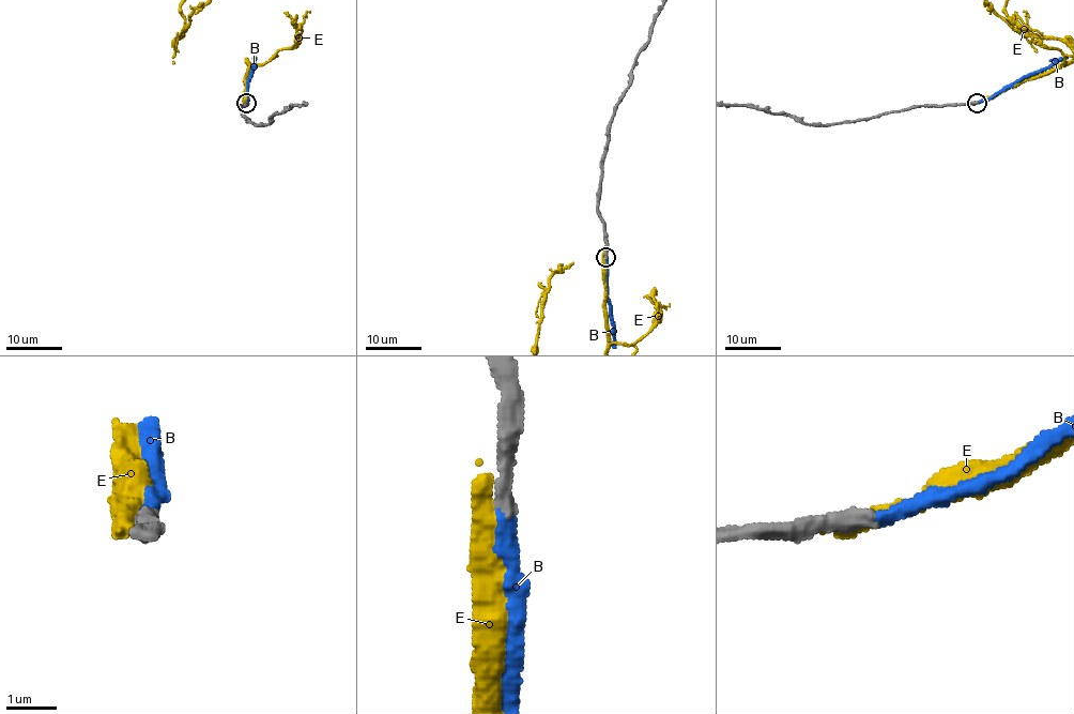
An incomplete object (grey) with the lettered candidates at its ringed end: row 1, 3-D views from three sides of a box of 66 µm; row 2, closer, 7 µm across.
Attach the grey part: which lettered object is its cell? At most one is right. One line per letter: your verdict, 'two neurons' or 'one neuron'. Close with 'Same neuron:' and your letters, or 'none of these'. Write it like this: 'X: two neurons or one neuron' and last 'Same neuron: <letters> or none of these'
B: one neuron
E: two neurons
Same neuron: B

